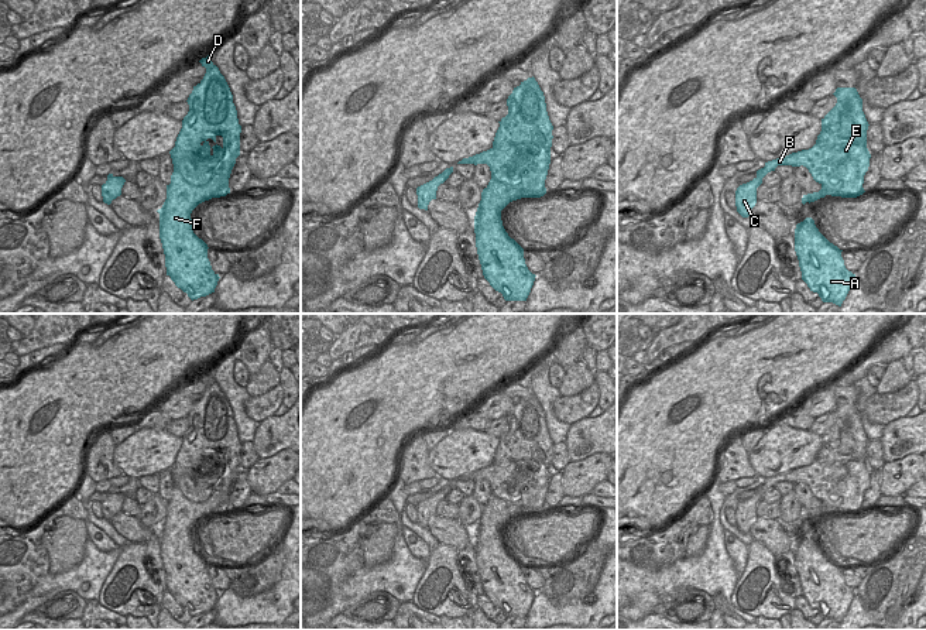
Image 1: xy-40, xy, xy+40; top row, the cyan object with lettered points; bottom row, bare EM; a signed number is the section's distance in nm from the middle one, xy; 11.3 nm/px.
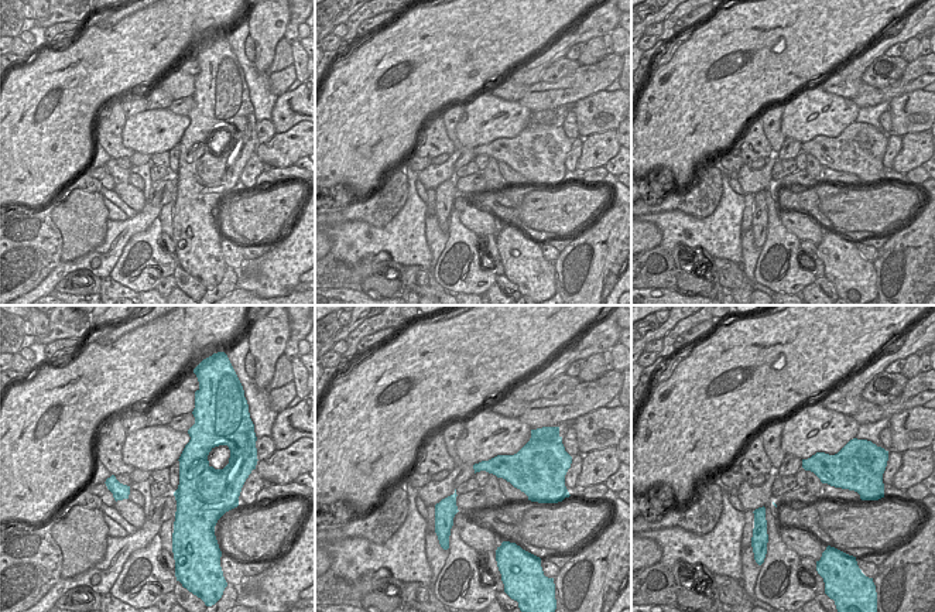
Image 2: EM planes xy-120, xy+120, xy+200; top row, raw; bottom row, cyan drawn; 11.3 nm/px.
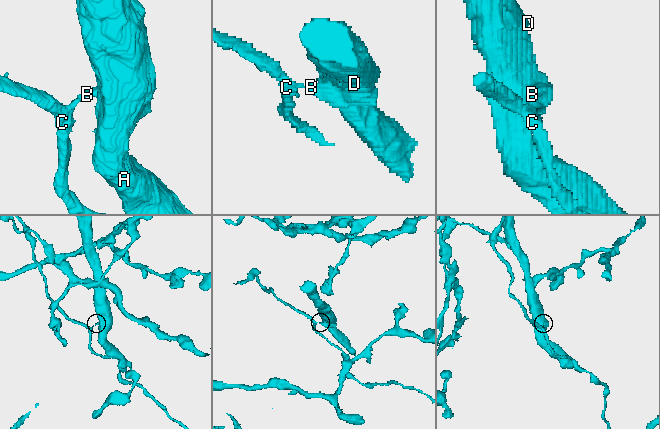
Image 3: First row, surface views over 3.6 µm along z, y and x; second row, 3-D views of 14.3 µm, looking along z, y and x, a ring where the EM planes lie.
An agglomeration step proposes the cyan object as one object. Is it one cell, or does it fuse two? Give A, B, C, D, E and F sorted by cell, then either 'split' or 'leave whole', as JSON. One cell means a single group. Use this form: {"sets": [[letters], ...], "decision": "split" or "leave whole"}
{"sets": [["A", "B", "D", "E", "F"], ["C"]], "decision": "split"}

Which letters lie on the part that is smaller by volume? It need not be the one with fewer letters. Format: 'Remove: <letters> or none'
Remove: C

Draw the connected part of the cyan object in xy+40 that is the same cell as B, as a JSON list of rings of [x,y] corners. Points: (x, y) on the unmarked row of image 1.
[[[837,404],[833,411],[837,420],[822,435],[816,460],[809,466],[768,477],[757,487],[757,493],[764,494],[778,482],[806,483],[822,506],[803,511],[803,521],[826,511],[857,514],[865,509],[862,500],[871,470],[867,465],[870,441],[862,428],[862,415],[855,404]]]

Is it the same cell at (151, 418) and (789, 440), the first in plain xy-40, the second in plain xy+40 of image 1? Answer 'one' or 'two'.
two

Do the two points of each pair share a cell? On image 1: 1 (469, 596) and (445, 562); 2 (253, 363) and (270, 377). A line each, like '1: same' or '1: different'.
1: same
2: different

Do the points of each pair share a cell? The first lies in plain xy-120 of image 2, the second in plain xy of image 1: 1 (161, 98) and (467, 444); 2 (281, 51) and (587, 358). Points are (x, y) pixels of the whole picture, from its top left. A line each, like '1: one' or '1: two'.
1: two
2: two

